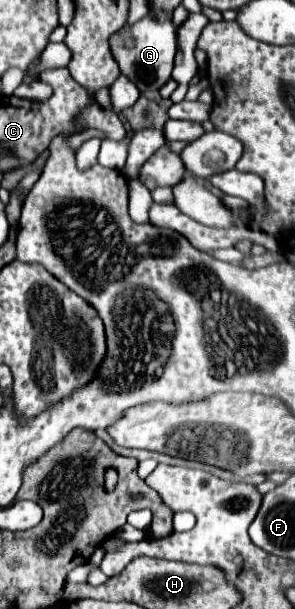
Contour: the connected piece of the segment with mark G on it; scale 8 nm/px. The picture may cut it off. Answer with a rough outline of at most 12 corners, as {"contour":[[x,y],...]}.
{"contour":[[144,16],[110,36],[140,92],[172,74],[176,26]]}

